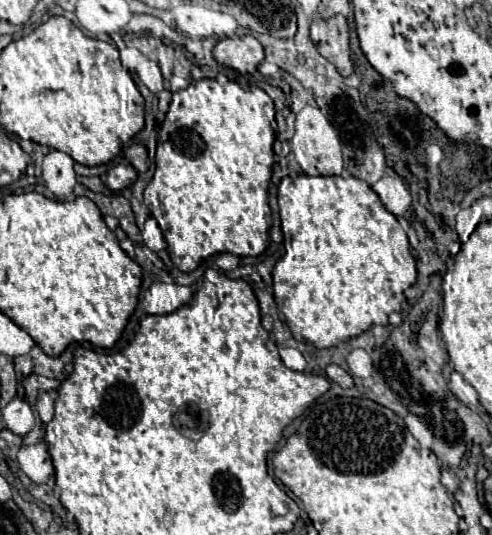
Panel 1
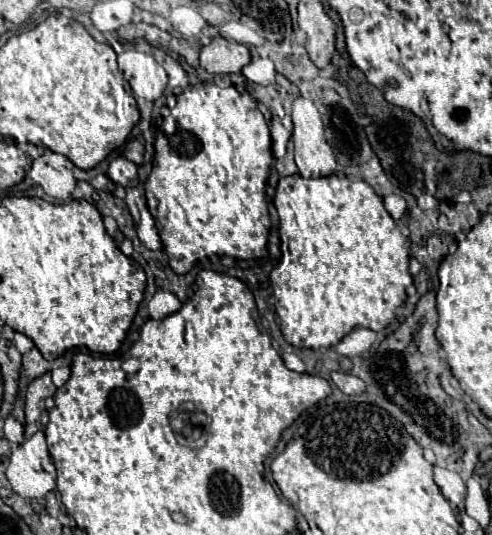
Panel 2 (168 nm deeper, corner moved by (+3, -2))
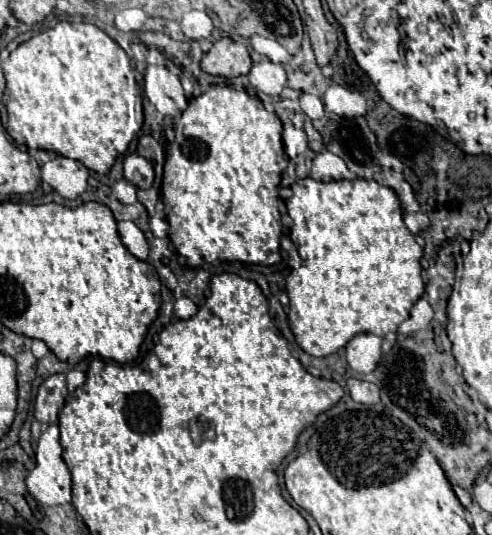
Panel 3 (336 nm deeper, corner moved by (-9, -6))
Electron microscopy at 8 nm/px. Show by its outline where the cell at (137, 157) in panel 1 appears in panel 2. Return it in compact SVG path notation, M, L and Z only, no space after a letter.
M130 139L124 147L124 157L136 165L142 165L144 161L144 145L138 139Z

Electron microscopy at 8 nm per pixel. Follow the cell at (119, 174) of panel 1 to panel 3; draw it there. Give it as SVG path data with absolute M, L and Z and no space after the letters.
M132 153L124 159L124 179L138 189L150 189L155 179L154 165L148 159Z

